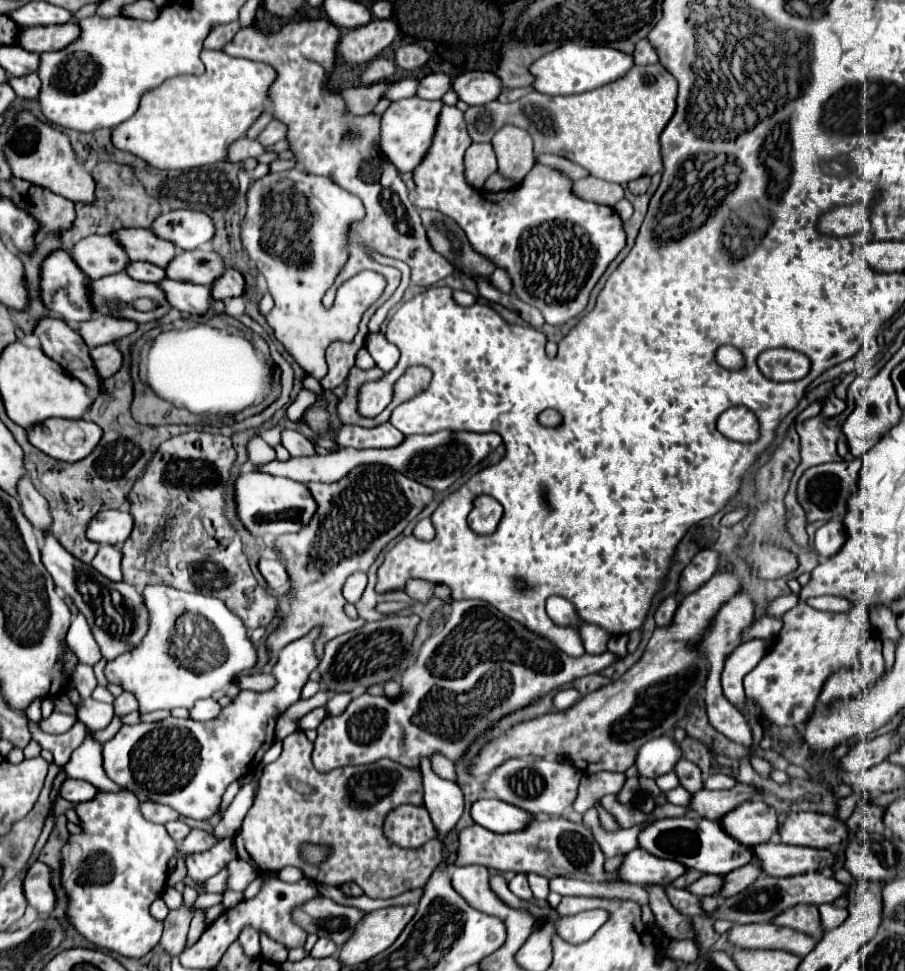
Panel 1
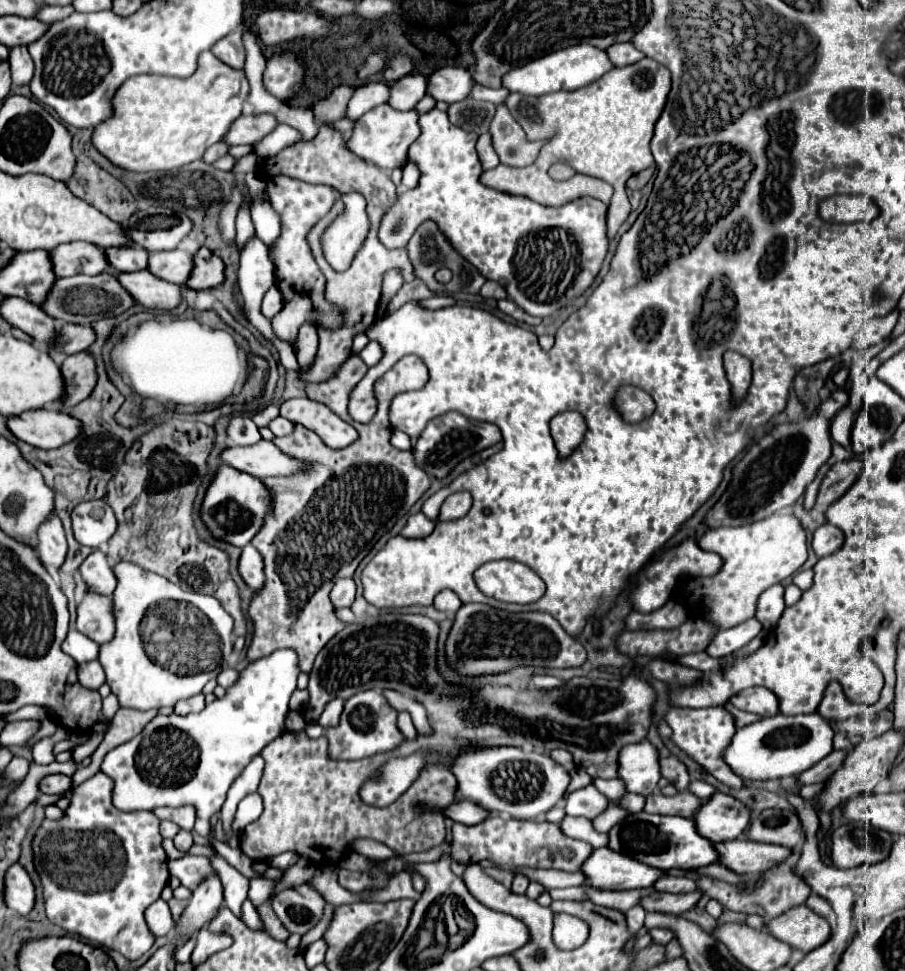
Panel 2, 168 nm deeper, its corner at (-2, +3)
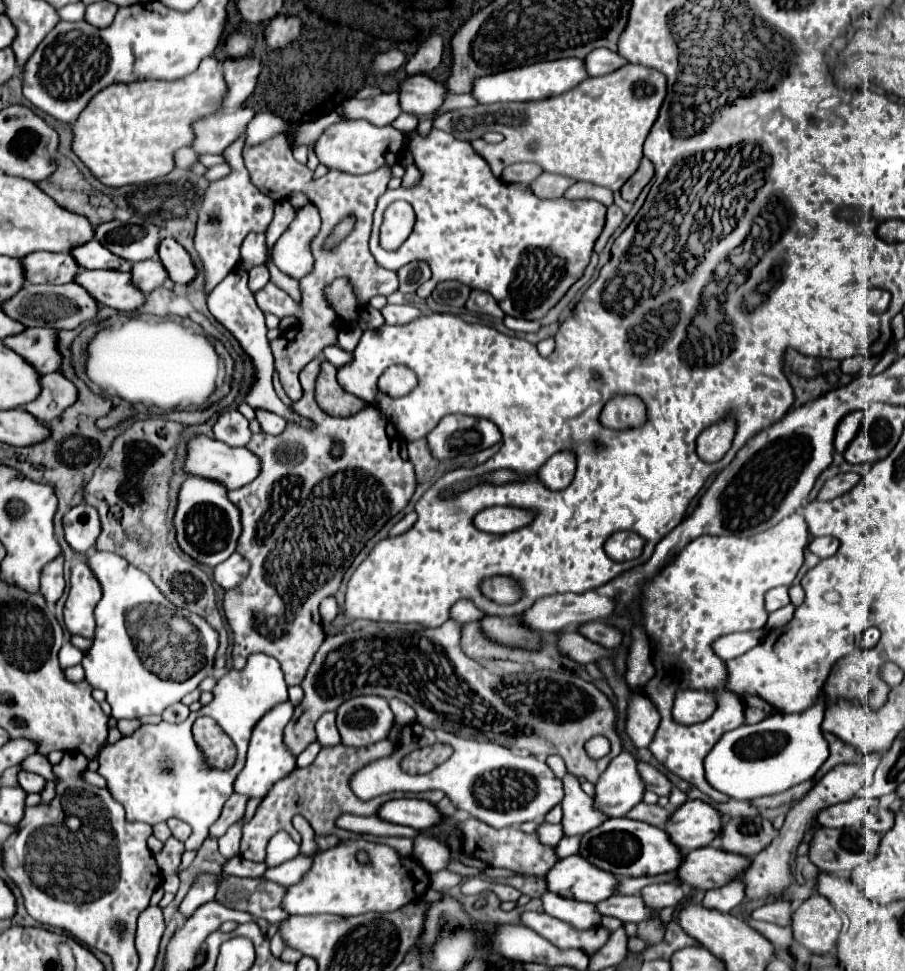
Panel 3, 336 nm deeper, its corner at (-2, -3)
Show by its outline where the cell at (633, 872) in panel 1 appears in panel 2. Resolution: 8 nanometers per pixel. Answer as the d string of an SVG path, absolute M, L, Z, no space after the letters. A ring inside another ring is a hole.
M608 847L594 849L590 859L582 863L580 871L586 877L588 887L606 887L608 891L646 889L664 873L630 859L628 855L614 853Z

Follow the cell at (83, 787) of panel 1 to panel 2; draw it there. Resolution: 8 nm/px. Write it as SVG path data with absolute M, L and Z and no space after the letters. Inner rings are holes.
M46 775L46 777L40 781L38 789L40 789L42 793L46 793L46 795L66 793L66 791L70 791L70 777L66 777L66 775Z

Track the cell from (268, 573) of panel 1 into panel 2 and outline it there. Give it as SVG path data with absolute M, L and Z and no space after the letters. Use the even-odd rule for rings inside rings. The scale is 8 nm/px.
M254 545L242 547L240 561L238 561L238 573L242 581L250 589L258 589L264 585L264 565L262 565L262 555L256 551Z

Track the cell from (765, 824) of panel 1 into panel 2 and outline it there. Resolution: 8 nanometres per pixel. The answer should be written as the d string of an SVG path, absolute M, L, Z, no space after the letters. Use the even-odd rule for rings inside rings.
M714 793L694 815L694 825L710 843L740 839L750 823L750 811L738 799Z

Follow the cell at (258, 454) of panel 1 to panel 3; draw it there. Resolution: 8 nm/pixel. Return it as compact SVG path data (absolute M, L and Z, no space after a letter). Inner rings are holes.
M230 409L218 417L214 425L214 437L230 447L246 447L252 433L244 415L238 409Z

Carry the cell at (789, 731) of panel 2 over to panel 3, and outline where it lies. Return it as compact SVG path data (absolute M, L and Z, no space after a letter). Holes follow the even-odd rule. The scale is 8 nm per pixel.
M824 695L814 707L786 715L774 713L756 725L742 725L728 731L704 759L706 779L718 791L732 799L758 799L764 795L782 793L816 775L820 765L828 759L828 743L822 733Z

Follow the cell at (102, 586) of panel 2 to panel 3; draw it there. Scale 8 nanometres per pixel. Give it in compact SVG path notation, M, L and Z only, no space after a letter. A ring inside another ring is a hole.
M80 561L72 567L70 593L64 605L64 623L70 633L94 637L94 609L102 597L102 587L88 567Z

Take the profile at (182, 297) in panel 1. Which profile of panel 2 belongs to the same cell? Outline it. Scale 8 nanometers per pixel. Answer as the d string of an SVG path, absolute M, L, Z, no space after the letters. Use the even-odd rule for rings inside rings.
M106 269L106 273L114 275L130 295L134 295L134 301L138 305L144 305L148 309L162 309L170 311L182 301L180 287L168 281L162 281L154 277L150 271L134 271L134 273L120 273L114 269Z

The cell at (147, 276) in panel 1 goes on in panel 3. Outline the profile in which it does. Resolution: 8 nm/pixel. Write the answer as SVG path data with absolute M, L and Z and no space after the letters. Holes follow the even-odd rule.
M88 241L86 245L80 245L78 249L72 249L74 257L78 257L78 263L82 263L84 269L114 269L114 271L132 271L132 263L110 253L100 241Z

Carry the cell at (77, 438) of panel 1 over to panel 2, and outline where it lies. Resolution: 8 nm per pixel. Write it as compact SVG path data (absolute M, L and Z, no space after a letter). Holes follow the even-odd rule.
M30 409L6 421L12 435L40 449L56 449L70 443L82 429L78 419L54 409Z

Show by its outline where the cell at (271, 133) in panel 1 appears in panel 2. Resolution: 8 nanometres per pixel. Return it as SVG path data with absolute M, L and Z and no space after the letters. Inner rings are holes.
M258 113L258 115L240 115L226 133L226 139L222 139L228 145L254 145L260 139L264 139L274 127L278 125L276 117L270 113Z

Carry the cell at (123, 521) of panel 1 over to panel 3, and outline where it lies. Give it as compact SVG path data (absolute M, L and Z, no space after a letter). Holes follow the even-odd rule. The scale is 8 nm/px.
M80 503L80 505L72 507L64 515L62 523L64 523L66 541L78 553L88 553L96 545L96 539L102 533L100 515L88 503Z

